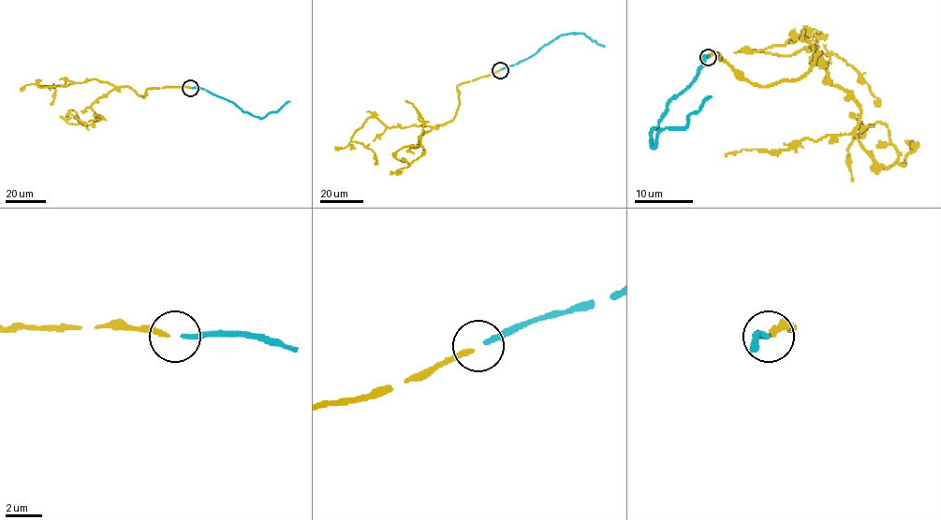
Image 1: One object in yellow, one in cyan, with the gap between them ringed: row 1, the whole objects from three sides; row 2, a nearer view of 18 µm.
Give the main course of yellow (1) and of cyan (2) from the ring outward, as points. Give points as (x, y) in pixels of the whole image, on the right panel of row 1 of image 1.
1: (709, 56), (753, 83), (796, 79), (819, 53), (803, 32), (750, 50), (836, 55), (876, 107)
2: (708, 56), (691, 84), (672, 99), (650, 141), (655, 146), (666, 128), (683, 128), (712, 96)

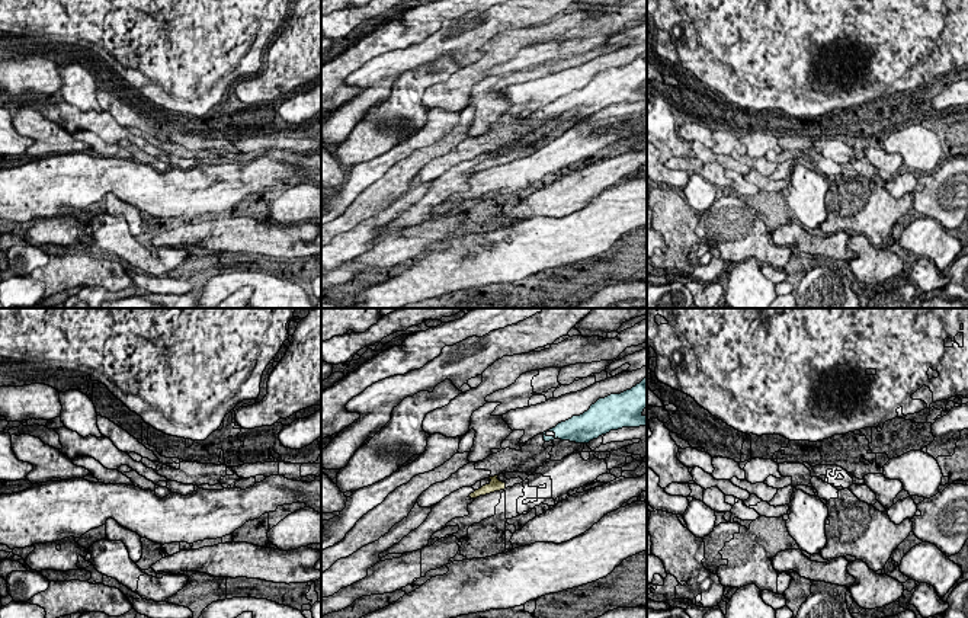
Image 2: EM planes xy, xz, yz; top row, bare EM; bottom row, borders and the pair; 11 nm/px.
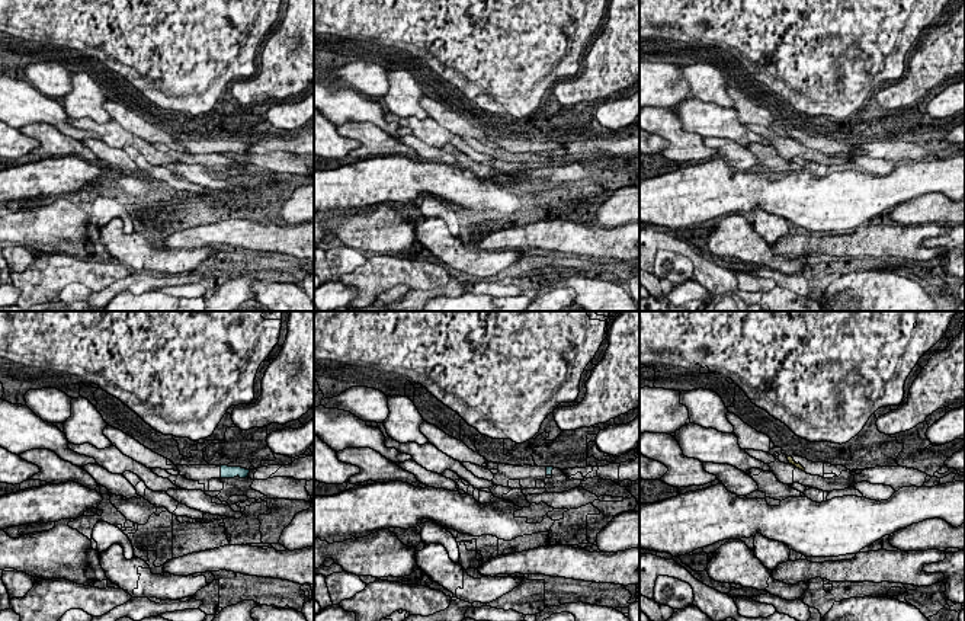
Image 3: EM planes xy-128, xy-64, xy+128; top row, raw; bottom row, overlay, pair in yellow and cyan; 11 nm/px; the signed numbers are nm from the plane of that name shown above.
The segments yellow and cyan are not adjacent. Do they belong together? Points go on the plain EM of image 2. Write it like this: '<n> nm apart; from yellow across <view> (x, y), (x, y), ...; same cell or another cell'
650 nm apart; from yellow across xz (499, 149), (544, 114); same cell

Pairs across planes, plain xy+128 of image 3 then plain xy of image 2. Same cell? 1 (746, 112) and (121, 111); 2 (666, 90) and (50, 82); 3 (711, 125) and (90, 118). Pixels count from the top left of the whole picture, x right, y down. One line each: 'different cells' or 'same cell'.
1: same cell
2: same cell
3: same cell

